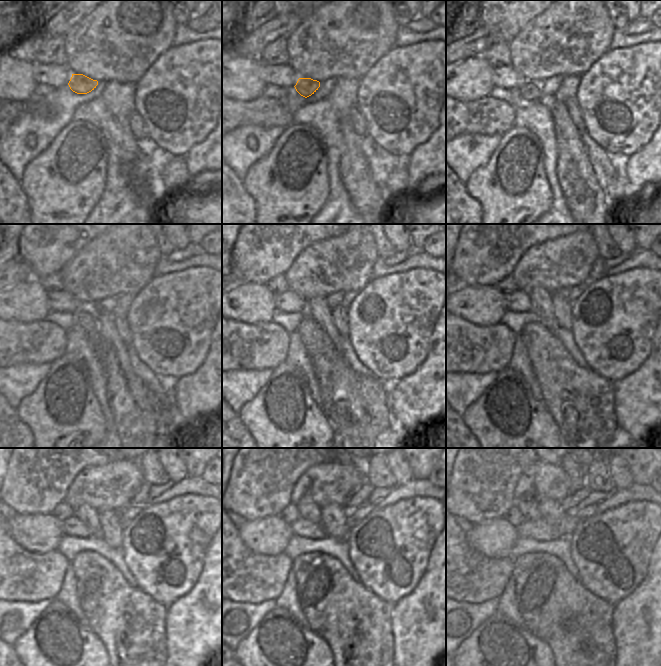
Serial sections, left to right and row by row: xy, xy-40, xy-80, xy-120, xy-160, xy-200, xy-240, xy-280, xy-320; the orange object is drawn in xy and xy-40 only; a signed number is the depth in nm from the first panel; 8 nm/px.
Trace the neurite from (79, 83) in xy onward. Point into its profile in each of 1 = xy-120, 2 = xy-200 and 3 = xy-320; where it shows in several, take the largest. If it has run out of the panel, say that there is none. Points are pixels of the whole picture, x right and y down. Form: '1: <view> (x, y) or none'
1: xy-120 (87, 317)
2: xy-200 (561, 379)
3: xy-320 (555, 607)

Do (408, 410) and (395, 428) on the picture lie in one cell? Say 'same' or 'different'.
different

